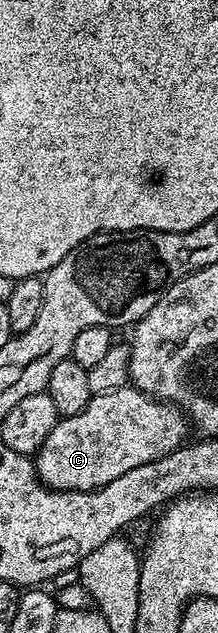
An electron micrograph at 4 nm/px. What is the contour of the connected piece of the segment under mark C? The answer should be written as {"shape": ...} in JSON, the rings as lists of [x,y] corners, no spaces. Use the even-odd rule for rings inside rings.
{"shape":[[[133,386],[99,392],[91,395],[86,408],[80,410],[80,414],[63,416],[56,426],[52,426],[52,434],[44,438],[33,457],[34,469],[39,480],[46,487],[55,488],[57,492],[90,492],[94,488],[103,488],[116,482],[120,474],[128,474],[128,470],[136,470],[136,466],[144,466],[183,447],[187,439],[186,428],[188,429],[188,420],[182,409],[156,400],[153,396],[146,396]]]}

